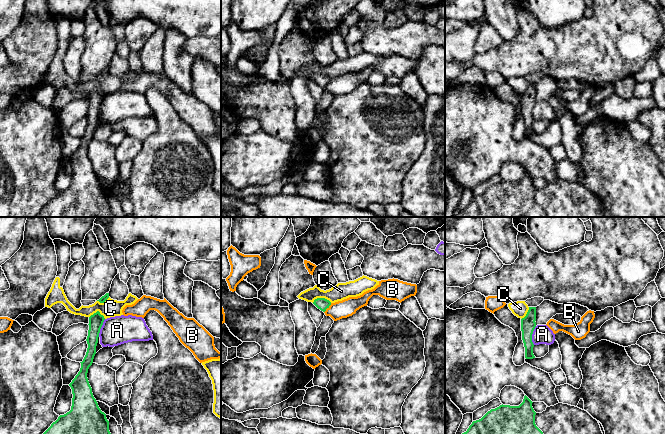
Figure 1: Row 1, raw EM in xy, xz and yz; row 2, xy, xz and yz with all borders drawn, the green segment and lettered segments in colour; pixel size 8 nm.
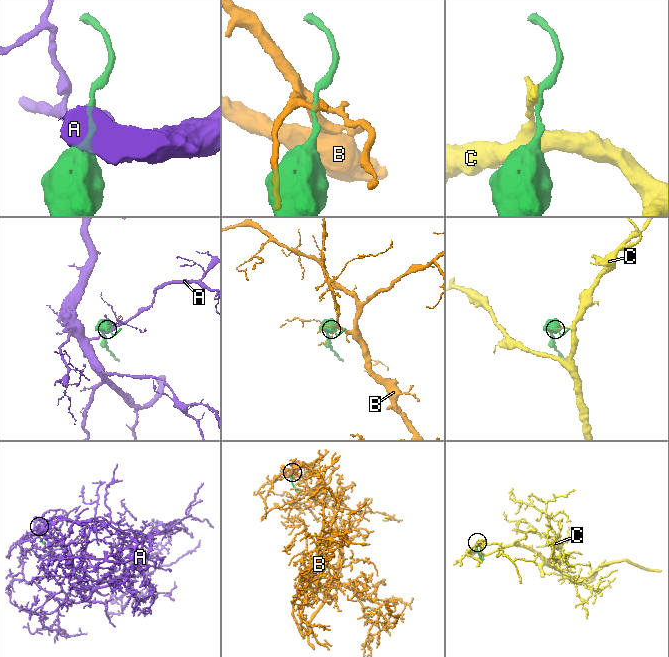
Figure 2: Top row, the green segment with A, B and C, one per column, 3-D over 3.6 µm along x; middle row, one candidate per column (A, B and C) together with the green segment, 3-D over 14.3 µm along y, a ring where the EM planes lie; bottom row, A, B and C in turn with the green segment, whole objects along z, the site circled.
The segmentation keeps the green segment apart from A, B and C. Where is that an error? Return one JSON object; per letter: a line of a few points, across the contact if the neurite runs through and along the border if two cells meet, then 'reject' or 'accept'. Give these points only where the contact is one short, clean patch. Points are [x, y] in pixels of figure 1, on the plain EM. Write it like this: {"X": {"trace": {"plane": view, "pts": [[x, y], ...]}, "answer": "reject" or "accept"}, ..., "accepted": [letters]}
{"A": {"trace": {"plane": "yz", "pts": [[536, 102], [532, 110], [533, 120]]}, "answer": "reject"}, "B": {"trace": {"plane": "xz", "pts": [[331, 79], [324, 88]]}, "answer": "reject"}, "C": {"trace": {"plane": "xz", "pts": [[312, 78], [317, 74], [326, 74], [331, 78]]}, "answer": "reject"}, "accepted": []}

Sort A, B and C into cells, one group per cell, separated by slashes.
A / B / C

